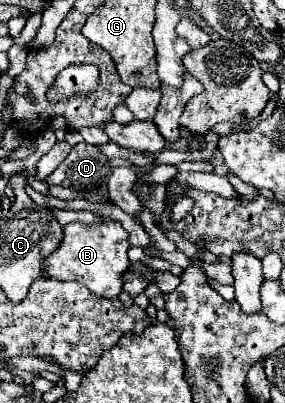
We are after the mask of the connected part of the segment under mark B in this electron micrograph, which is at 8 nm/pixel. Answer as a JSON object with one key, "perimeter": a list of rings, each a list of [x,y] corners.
{"perimeter":[[[101,216],[101,220],[103,222],[91,226],[83,222],[67,224],[63,228],[65,238],[61,246],[45,258],[43,276],[57,280],[73,280],[87,286],[93,294],[101,298],[117,298],[123,292],[123,274],[131,264],[127,258],[127,250],[131,246],[129,234],[119,222],[107,216]]]}

